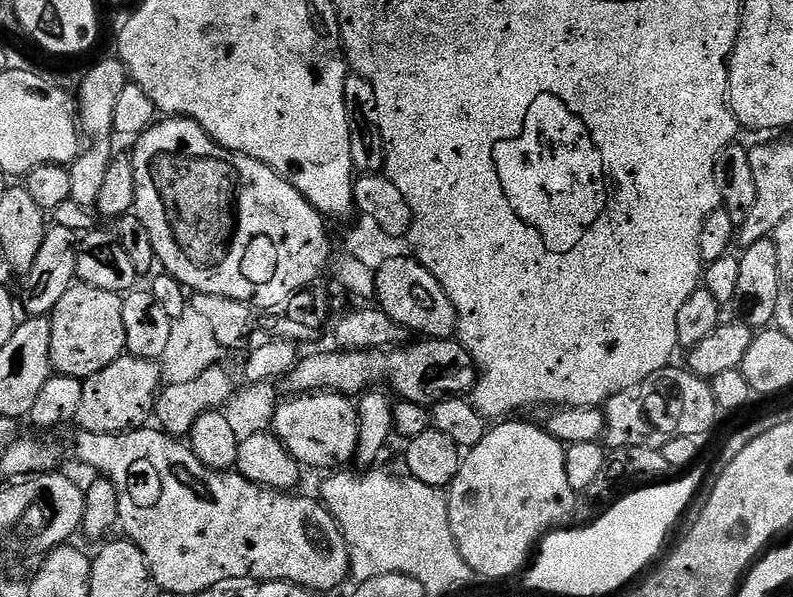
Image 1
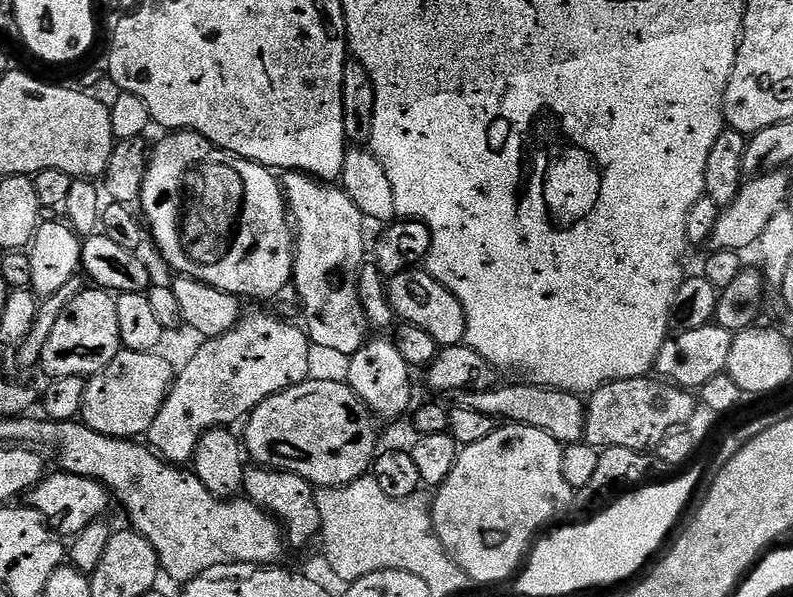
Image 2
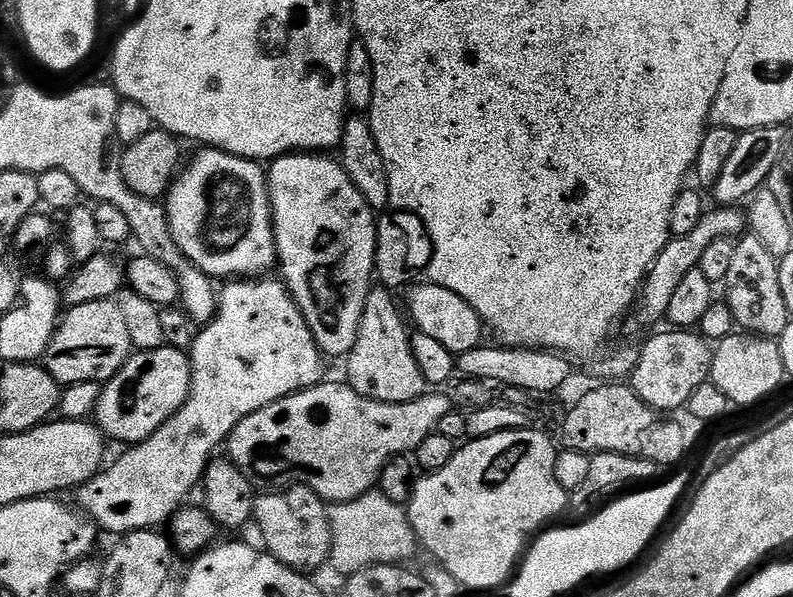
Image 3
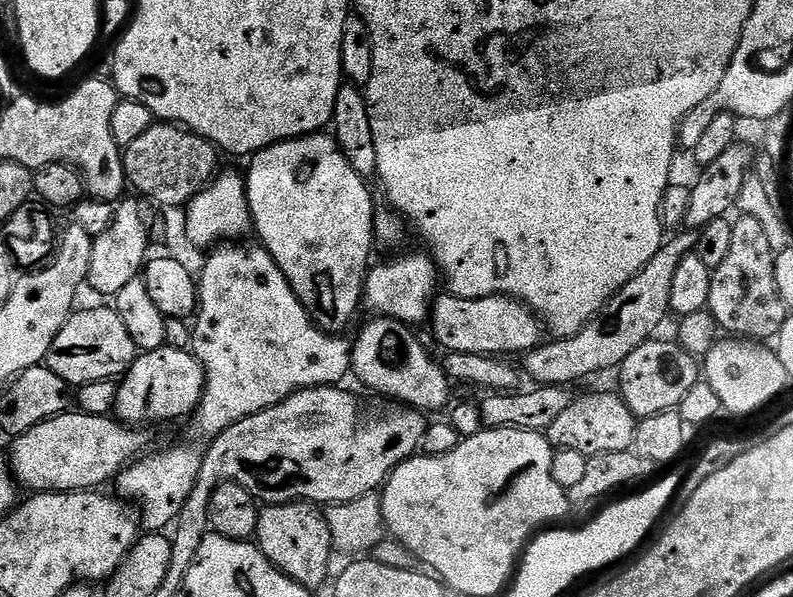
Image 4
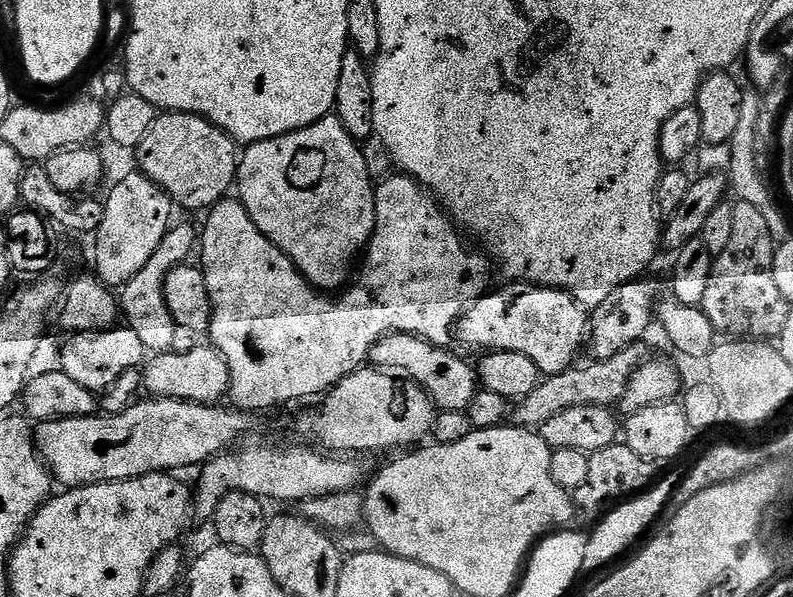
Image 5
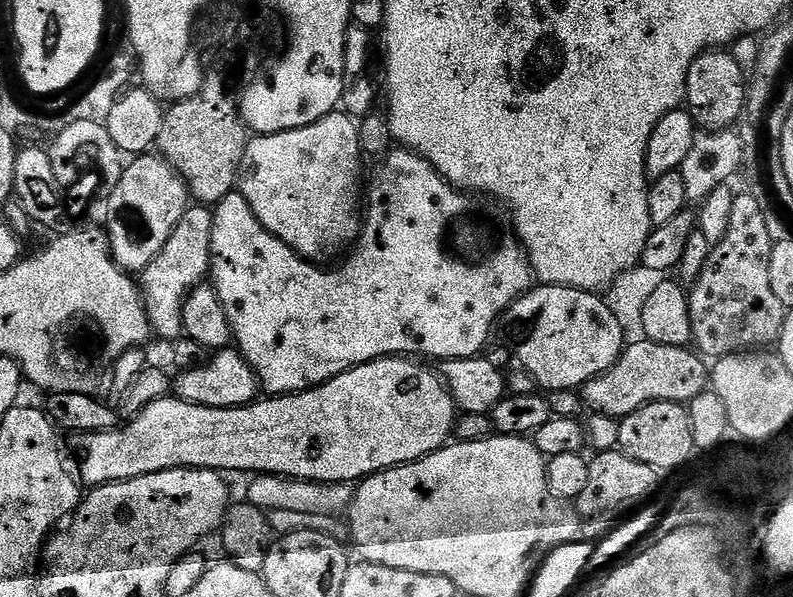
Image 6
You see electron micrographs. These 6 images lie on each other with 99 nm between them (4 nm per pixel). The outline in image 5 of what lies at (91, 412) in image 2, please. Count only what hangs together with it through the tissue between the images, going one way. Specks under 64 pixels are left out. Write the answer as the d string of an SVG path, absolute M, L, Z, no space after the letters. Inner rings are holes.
M197 346L186 354L170 351L157 355L153 360L156 361L152 365L149 363L142 372L142 384L149 397L216 406L223 401L220 400L223 396L225 399L229 395L232 387L230 370L226 366L226 358L222 358L217 348Z

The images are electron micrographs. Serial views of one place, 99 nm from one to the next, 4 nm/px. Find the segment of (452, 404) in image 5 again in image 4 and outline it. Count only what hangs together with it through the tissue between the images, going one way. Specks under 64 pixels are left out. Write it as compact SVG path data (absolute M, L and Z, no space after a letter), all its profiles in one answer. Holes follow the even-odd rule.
M376 316L357 334L352 344L351 375L357 376L372 392L389 396L389 401L399 402L417 412L431 414L449 407L453 399L448 376L439 363L432 361L424 344L415 336L409 325L386 316Z

